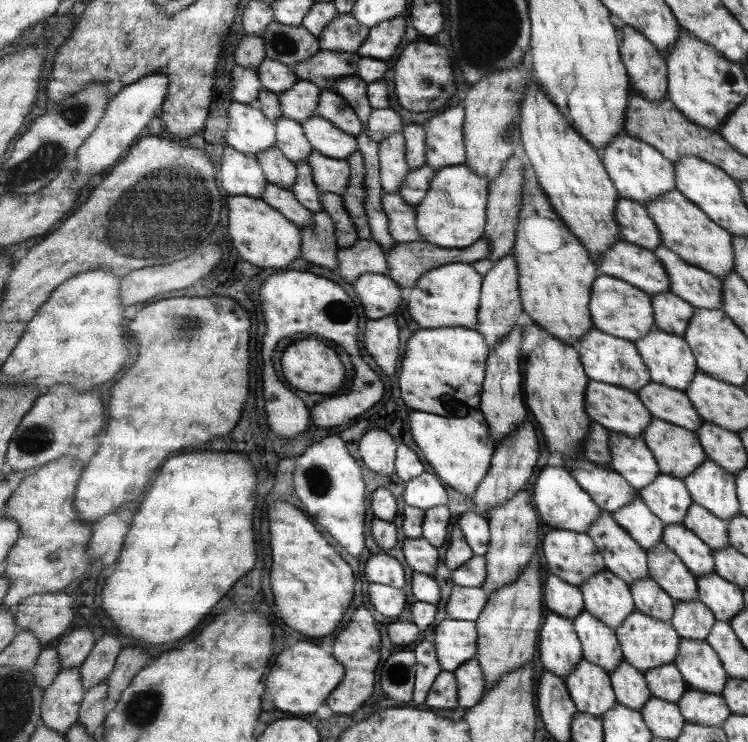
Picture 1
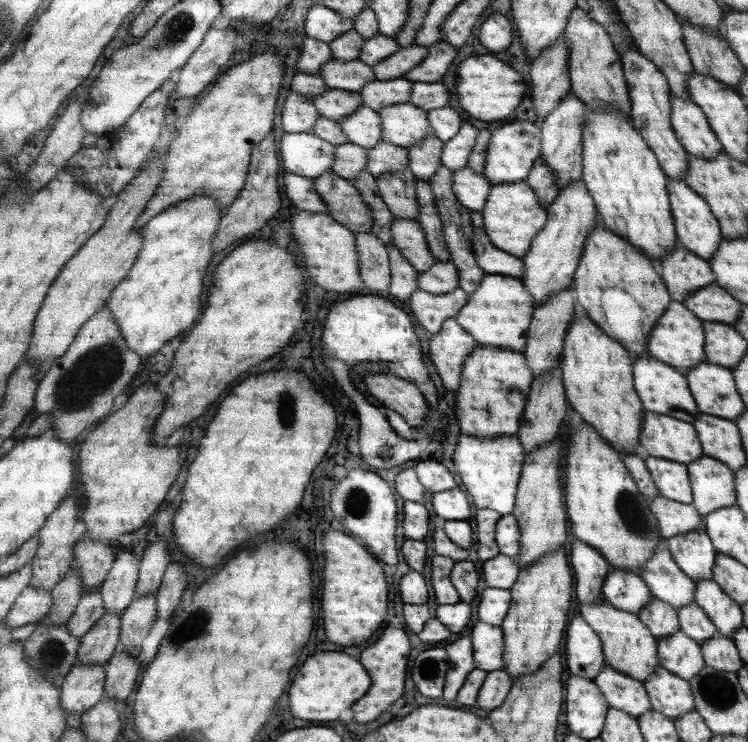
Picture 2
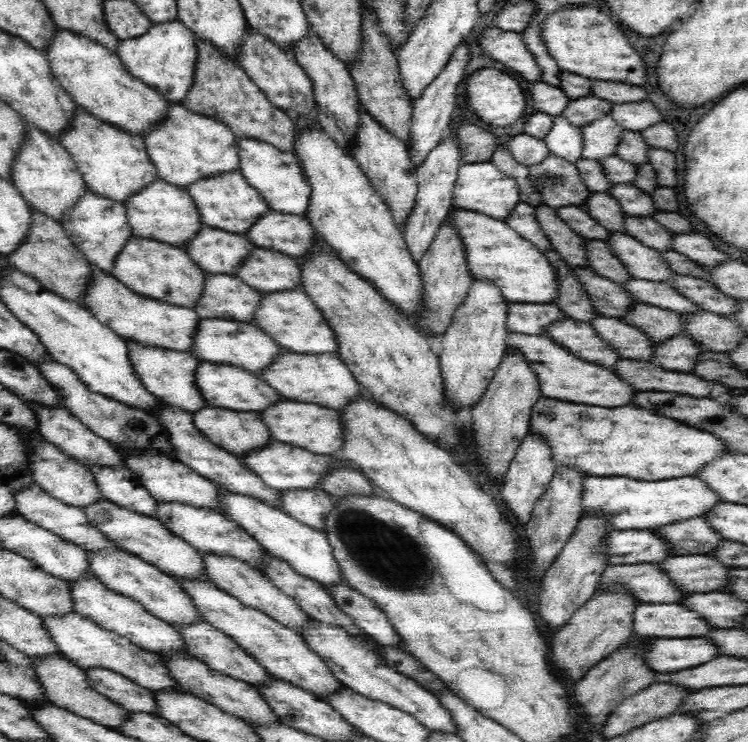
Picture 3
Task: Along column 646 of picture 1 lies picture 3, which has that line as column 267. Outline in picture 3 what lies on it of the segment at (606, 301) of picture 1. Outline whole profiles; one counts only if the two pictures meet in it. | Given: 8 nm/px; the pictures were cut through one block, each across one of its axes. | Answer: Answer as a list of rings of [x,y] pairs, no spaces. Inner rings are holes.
[[[301,288],[298,290],[280,290],[262,293],[255,306],[252,323],[270,336],[271,341],[282,346],[285,351],[295,354],[332,354],[337,352],[334,332],[319,313],[316,305]]]

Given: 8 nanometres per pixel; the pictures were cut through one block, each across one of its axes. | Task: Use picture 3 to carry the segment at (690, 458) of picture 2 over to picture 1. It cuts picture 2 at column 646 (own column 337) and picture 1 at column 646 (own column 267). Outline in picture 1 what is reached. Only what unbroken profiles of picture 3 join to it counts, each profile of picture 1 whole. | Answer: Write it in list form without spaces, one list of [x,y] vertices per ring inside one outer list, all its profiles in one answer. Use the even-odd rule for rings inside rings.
[[[589,380],[586,402],[594,422],[630,438],[643,436],[654,417],[636,392],[604,382]]]

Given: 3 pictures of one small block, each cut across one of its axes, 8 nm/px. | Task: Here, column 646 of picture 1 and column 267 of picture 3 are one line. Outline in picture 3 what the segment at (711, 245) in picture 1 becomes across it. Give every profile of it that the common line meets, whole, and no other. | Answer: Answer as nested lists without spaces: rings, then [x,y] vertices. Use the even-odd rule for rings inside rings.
[[[239,170],[220,171],[212,175],[204,175],[186,186],[186,192],[190,193],[190,198],[194,206],[198,209],[198,214],[202,224],[217,227],[218,230],[232,231],[234,234],[246,235],[247,228],[268,207],[268,203],[263,200],[262,195],[254,187],[246,182]]]

